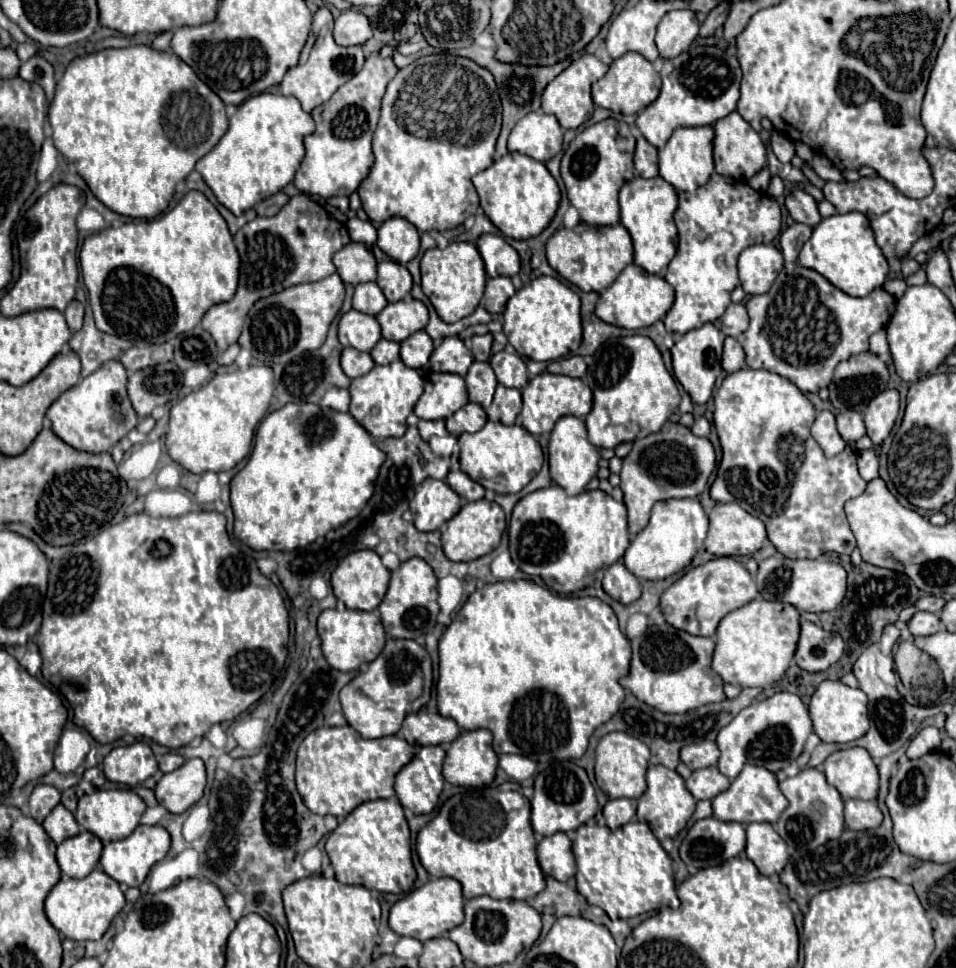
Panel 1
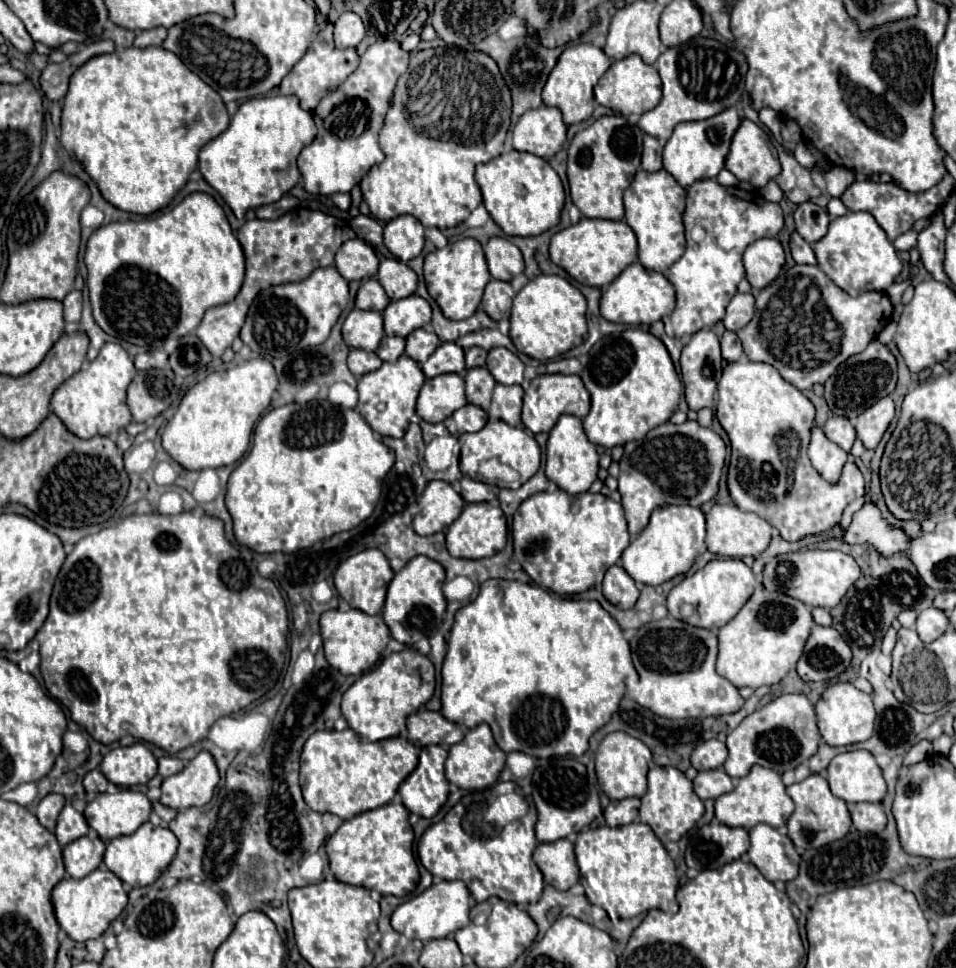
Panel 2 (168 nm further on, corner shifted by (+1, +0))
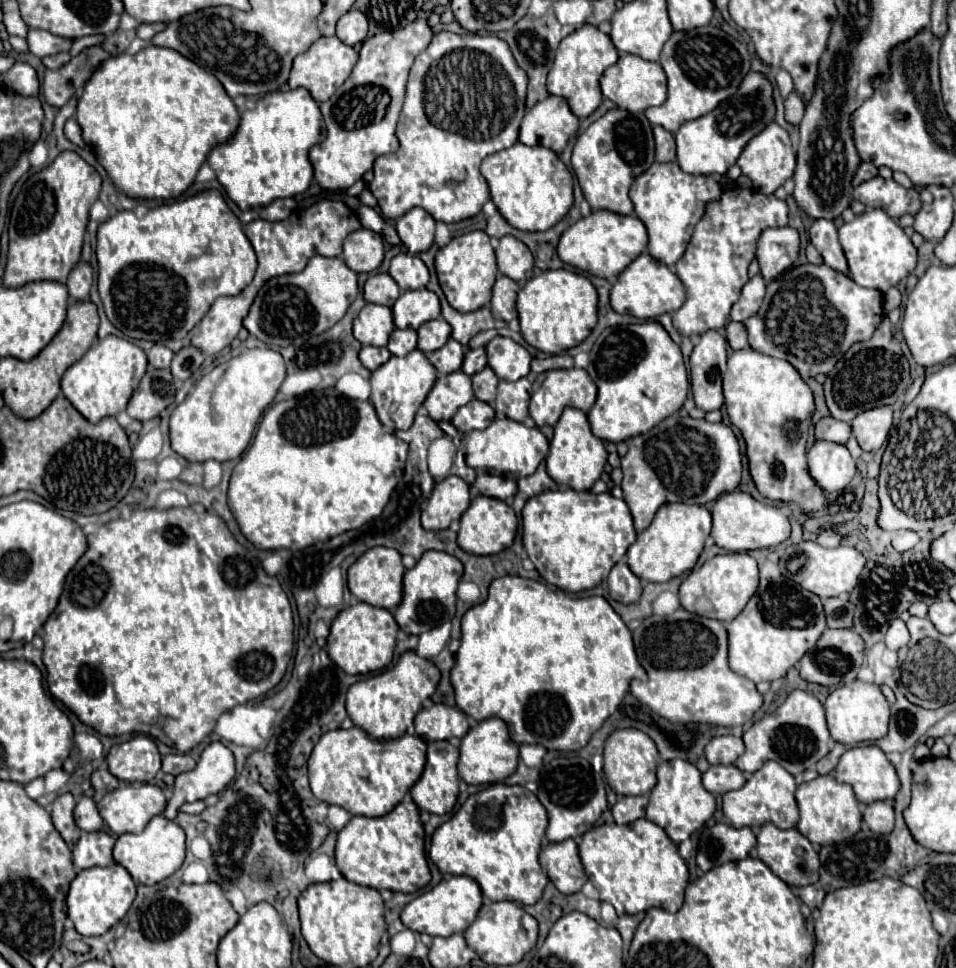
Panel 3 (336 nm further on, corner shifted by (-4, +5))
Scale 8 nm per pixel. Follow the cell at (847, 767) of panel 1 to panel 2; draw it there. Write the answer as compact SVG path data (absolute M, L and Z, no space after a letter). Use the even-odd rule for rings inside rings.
M853 750L837 754L827 768L827 782L831 792L845 802L881 802L887 794L887 784L875 758L867 750Z

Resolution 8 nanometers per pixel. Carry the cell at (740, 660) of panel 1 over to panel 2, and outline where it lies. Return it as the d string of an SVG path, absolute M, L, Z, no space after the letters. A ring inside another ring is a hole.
M759 586L739 614L719 630L717 672L737 688L777 684L801 658L813 624L811 608L801 600Z

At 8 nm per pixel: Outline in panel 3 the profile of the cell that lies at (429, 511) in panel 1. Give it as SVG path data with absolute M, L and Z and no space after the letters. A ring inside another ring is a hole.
M450 475L434 485L432 497L422 511L422 527L430 531L448 529L448 525L468 509L470 487L460 477Z

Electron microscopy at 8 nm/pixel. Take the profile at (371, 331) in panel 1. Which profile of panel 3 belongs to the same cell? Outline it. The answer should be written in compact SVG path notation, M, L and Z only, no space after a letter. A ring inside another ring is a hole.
M366 303L354 321L354 337L362 345L384 347L394 329L392 311L384 305Z

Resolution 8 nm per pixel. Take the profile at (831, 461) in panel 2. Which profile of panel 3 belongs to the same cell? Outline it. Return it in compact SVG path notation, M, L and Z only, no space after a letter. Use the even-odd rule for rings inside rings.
M816 441L812 445L812 449L808 451L808 469L810 475L814 477L814 481L826 491L842 491L844 487L850 485L854 473L856 473L856 461L850 457L850 451L846 449L846 445L840 443L832 443L832 441Z

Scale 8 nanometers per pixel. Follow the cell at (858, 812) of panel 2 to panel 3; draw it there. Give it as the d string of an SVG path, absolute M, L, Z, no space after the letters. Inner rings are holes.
M886 801L868 803L862 809L862 817L874 833L890 833L894 829L894 809Z

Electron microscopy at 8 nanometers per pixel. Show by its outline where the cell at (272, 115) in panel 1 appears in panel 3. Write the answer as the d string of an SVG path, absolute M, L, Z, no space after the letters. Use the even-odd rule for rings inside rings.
M300 87L294 91L274 91L258 99L254 109L244 111L236 133L228 141L216 145L210 151L212 169L222 187L226 189L228 197L242 211L248 211L252 207L264 207L274 199L294 197L308 189L312 181L312 165L308 161L308 149L320 141L320 133L322 133L322 113L318 109L318 103L310 97L306 89Z

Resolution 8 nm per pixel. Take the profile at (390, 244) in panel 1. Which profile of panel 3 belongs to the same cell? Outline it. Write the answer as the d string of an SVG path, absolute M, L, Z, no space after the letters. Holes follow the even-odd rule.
M414 207L396 221L396 231L404 247L416 255L434 243L434 219L424 209Z

